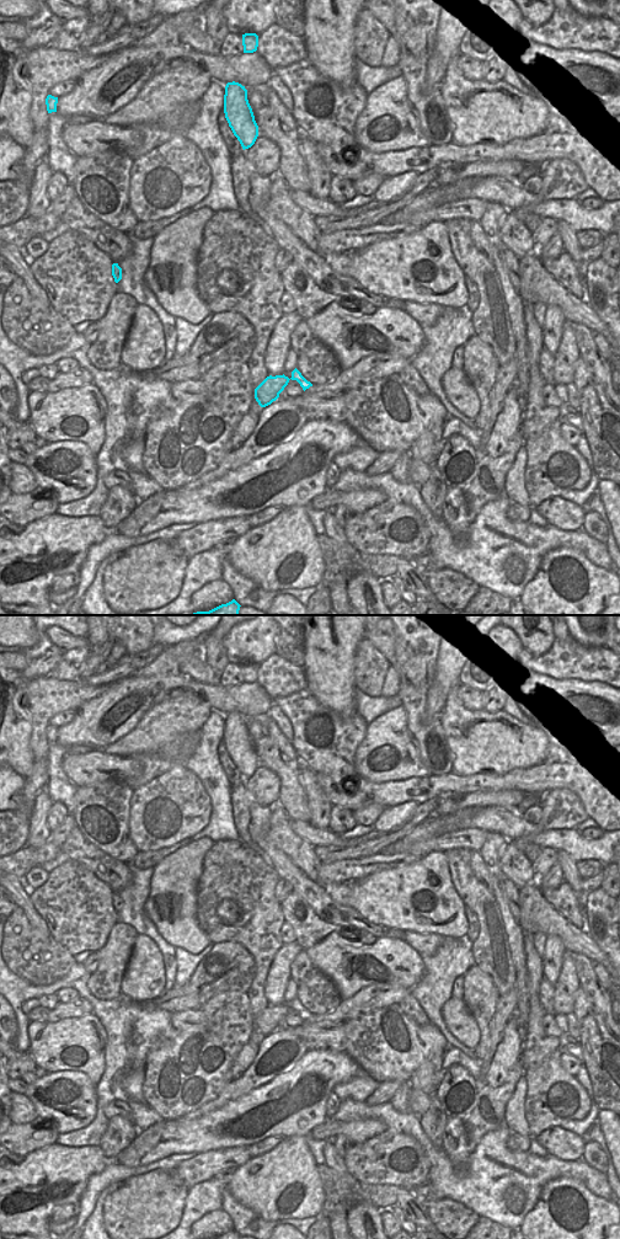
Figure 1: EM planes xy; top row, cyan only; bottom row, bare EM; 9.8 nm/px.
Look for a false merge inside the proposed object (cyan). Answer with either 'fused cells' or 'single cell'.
fused cells

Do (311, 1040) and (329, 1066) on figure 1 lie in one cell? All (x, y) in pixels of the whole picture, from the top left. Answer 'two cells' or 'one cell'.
two cells

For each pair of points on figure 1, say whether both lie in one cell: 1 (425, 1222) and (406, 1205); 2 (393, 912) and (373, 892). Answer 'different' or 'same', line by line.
1: same
2: same

